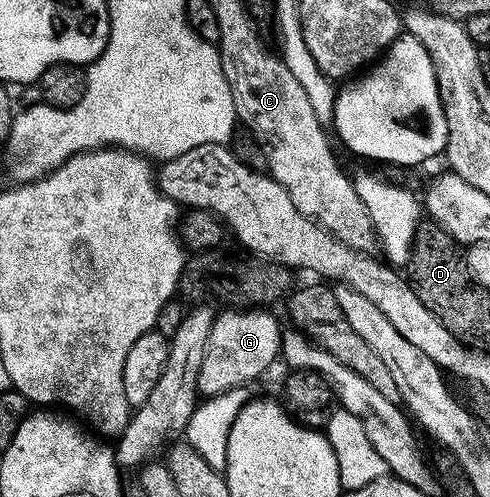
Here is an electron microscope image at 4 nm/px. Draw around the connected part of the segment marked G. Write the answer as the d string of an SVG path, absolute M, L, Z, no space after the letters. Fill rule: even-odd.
M261 307L248 309L225 309L216 316L211 325L211 337L207 337L207 354L203 357L203 365L199 368L199 381L197 390L202 396L208 397L227 393L227 389L244 387L252 384L252 379L257 379L273 362L278 362L281 354L281 340L283 330L281 323L272 315L272 310Z

